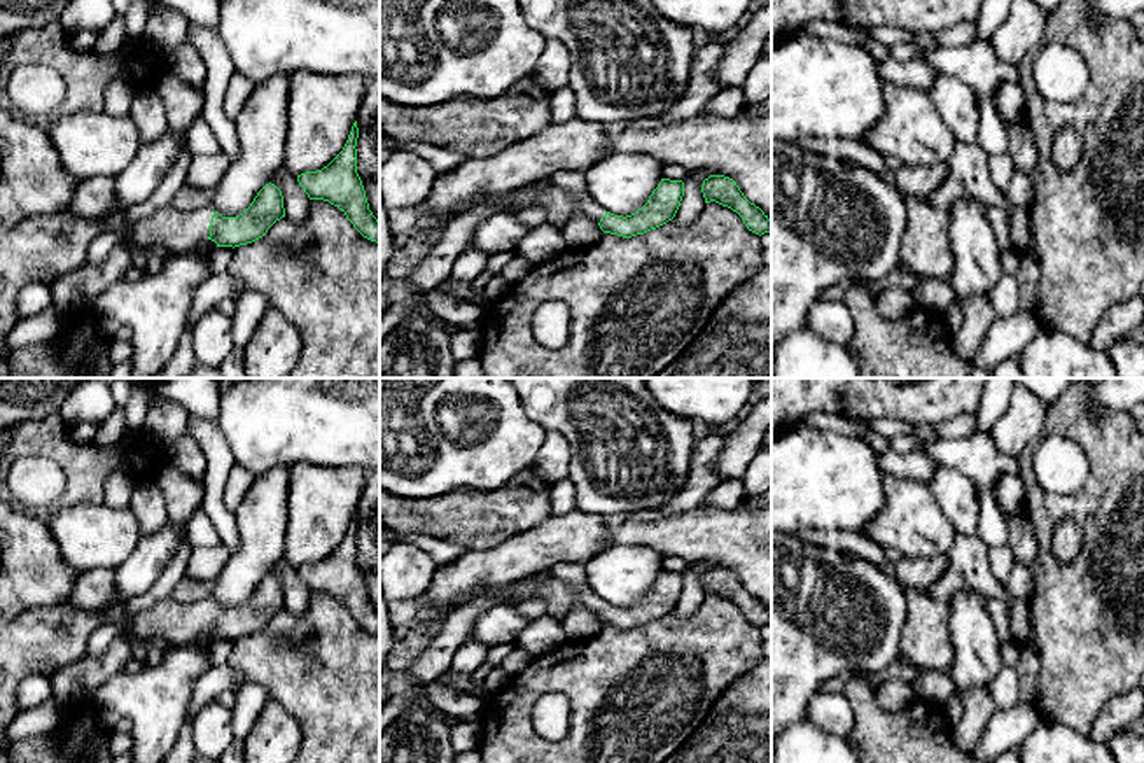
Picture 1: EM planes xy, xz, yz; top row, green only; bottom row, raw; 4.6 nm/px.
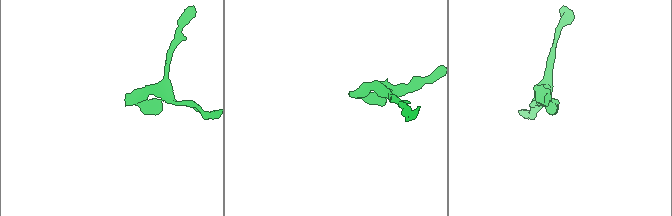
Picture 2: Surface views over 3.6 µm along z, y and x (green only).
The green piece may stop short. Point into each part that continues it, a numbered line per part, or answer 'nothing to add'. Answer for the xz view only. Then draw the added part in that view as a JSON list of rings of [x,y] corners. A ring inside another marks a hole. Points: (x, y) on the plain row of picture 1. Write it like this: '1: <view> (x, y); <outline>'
1: xz (557, 597); [[[556,578],[546,579],[532,597],[542,602],[544,614],[560,621],[563,621],[575,606],[584,606],[598,616],[607,604],[589,588],[572,588]]]

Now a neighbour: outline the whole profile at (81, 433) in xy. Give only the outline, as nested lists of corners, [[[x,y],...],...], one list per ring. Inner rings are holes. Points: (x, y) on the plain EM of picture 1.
[[[82,422],[70,425],[70,434],[75,443],[91,443],[98,432],[98,424],[94,422]]]

